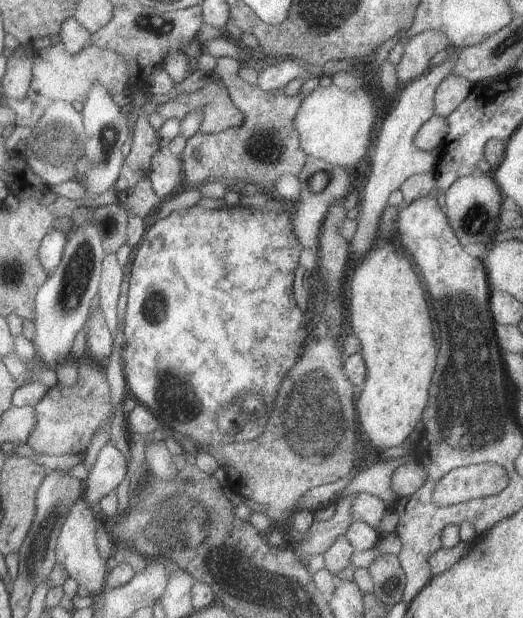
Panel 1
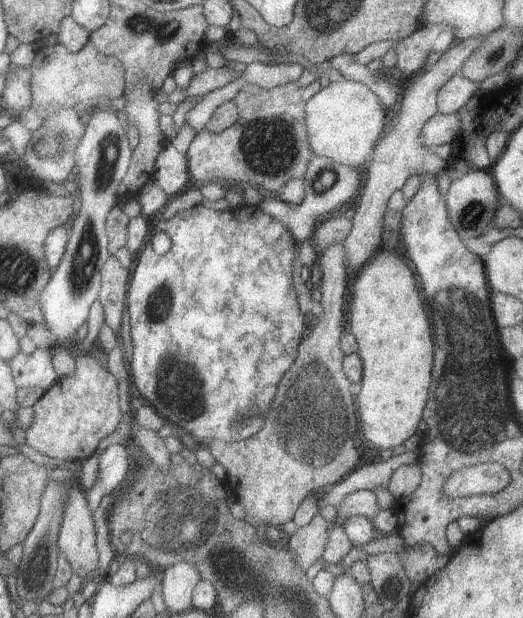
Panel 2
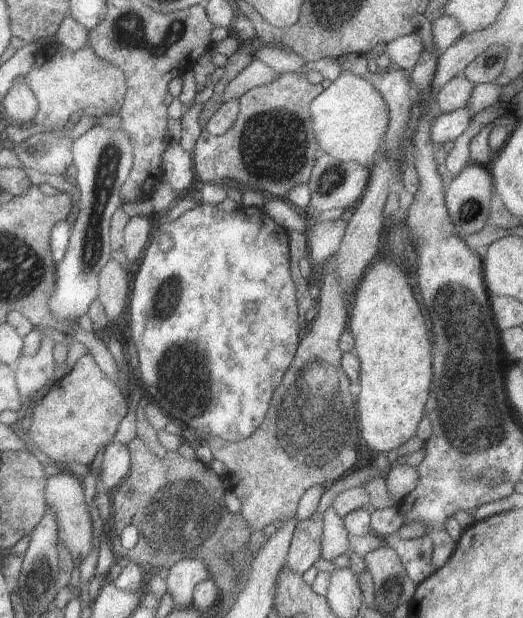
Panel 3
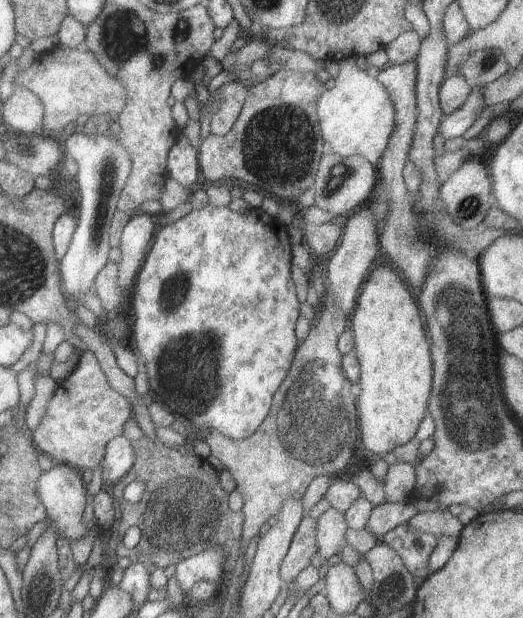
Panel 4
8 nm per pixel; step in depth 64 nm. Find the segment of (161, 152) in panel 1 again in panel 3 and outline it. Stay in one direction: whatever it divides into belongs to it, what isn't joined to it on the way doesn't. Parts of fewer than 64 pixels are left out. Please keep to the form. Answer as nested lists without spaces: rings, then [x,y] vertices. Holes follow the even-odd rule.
[[[177,140],[169,142],[171,146],[163,154],[161,170],[163,170],[163,180],[169,182],[177,194],[185,190],[193,178],[195,178],[195,168],[193,168],[193,156],[191,152],[183,150]]]

